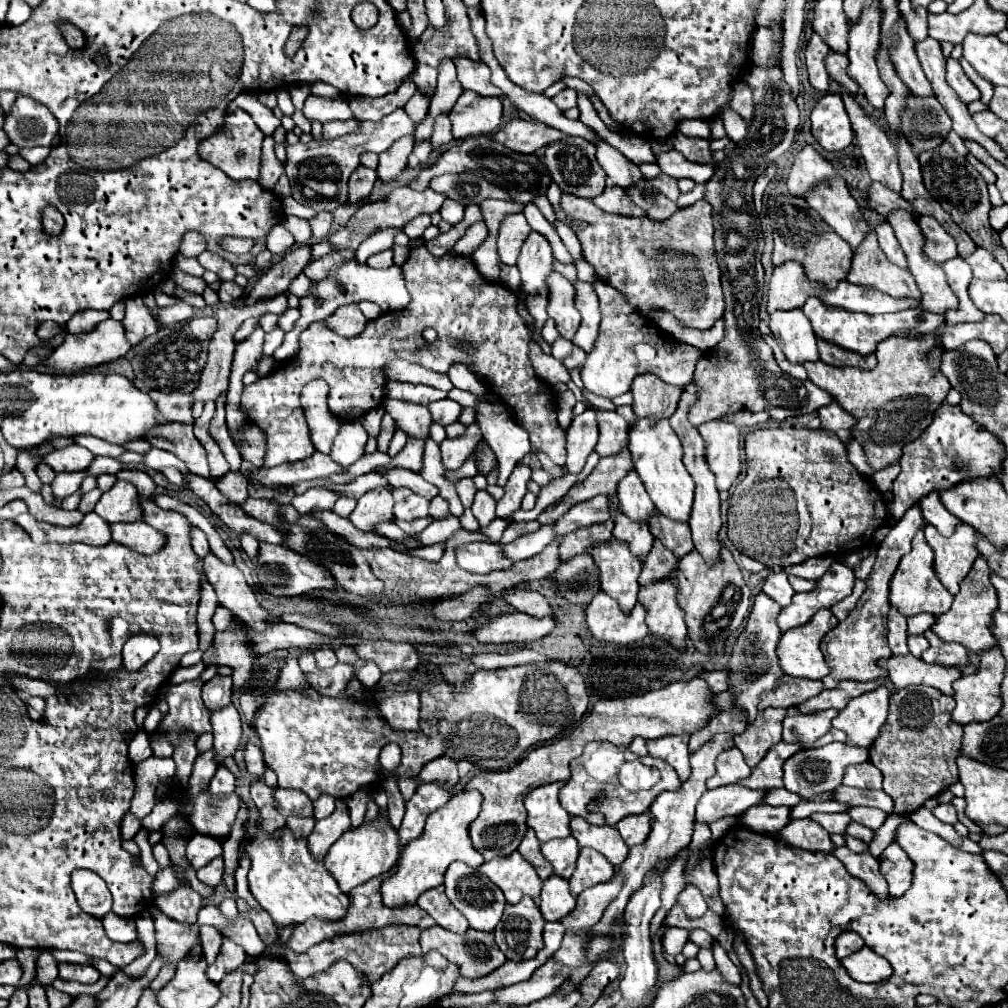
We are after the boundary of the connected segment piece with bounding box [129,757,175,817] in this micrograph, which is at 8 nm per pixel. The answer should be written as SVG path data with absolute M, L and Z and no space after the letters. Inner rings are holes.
M149 757L143 763L135 765L135 797L131 801L129 811L135 817L145 817L157 803L157 795L155 795L157 783L173 775L175 775L175 763L171 757L167 759Z

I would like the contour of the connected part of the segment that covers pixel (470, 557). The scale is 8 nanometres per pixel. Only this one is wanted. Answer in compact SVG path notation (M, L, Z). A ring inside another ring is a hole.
M467 543L457 547L457 565L469 573L487 575L491 571L505 571L513 565L499 543Z

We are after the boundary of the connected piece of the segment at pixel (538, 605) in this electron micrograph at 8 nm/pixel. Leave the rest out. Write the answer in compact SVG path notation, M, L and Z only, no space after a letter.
M515 591L505 595L503 599L521 613L527 613L533 617L553 617L553 607L537 591Z

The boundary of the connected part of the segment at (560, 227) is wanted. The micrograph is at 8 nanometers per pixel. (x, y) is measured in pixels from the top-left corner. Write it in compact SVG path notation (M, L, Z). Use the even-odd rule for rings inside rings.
M556 220L554 227L572 257L577 257L580 254L581 249L581 258L573 258L573 261L583 259L582 248L580 246L581 244L571 228L569 228L559 220Z

